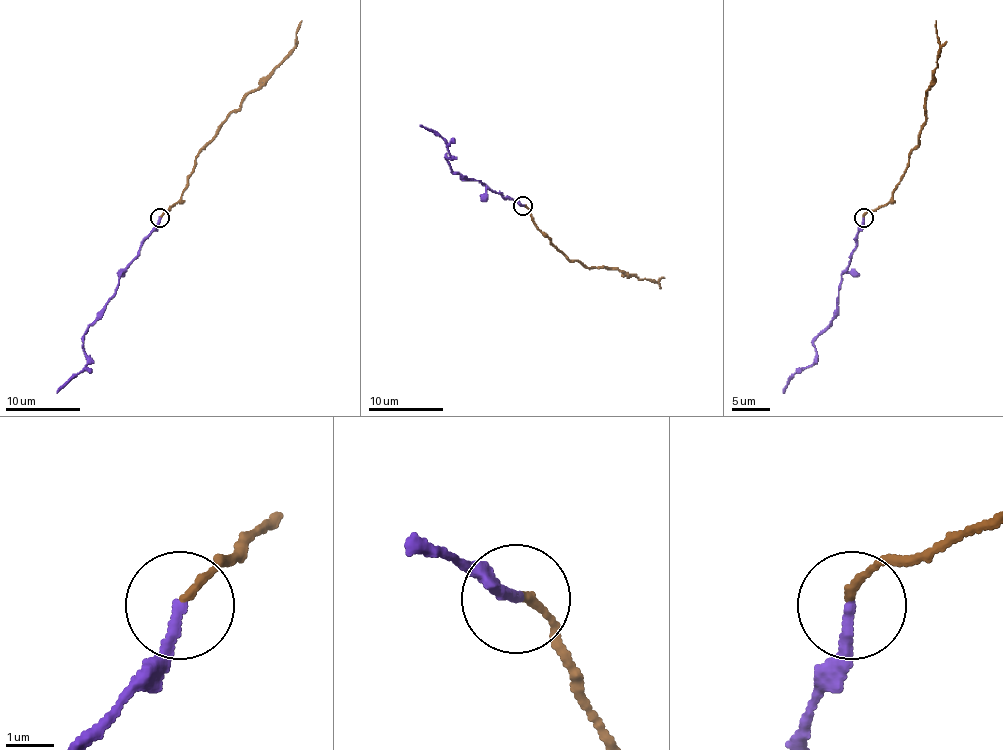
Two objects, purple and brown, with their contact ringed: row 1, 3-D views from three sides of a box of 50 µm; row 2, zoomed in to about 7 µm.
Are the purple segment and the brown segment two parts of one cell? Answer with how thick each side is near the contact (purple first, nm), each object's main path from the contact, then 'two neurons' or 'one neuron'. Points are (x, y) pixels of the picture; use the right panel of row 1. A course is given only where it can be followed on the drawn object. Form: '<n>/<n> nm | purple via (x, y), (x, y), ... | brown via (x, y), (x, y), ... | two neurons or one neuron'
240/150 nm | purple via (864, 217), (851, 262), (842, 275), (838, 314), (815, 339), (813, 363), (802, 367), (783, 393) | brown via (864, 217), (892, 198), (909, 155), (918, 144), (920, 125), (926, 119), (926, 91), (937, 65), (935, 20) | two neurons

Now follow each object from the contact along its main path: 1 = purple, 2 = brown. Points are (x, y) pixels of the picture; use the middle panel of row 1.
1: (523, 206), (478, 180), (463, 180), (452, 170), (446, 157), (450, 155), (448, 144), (420, 125)
2: (523, 206), (533, 223), (570, 260), (587, 268), (617, 268), (639, 279), (664, 277)

